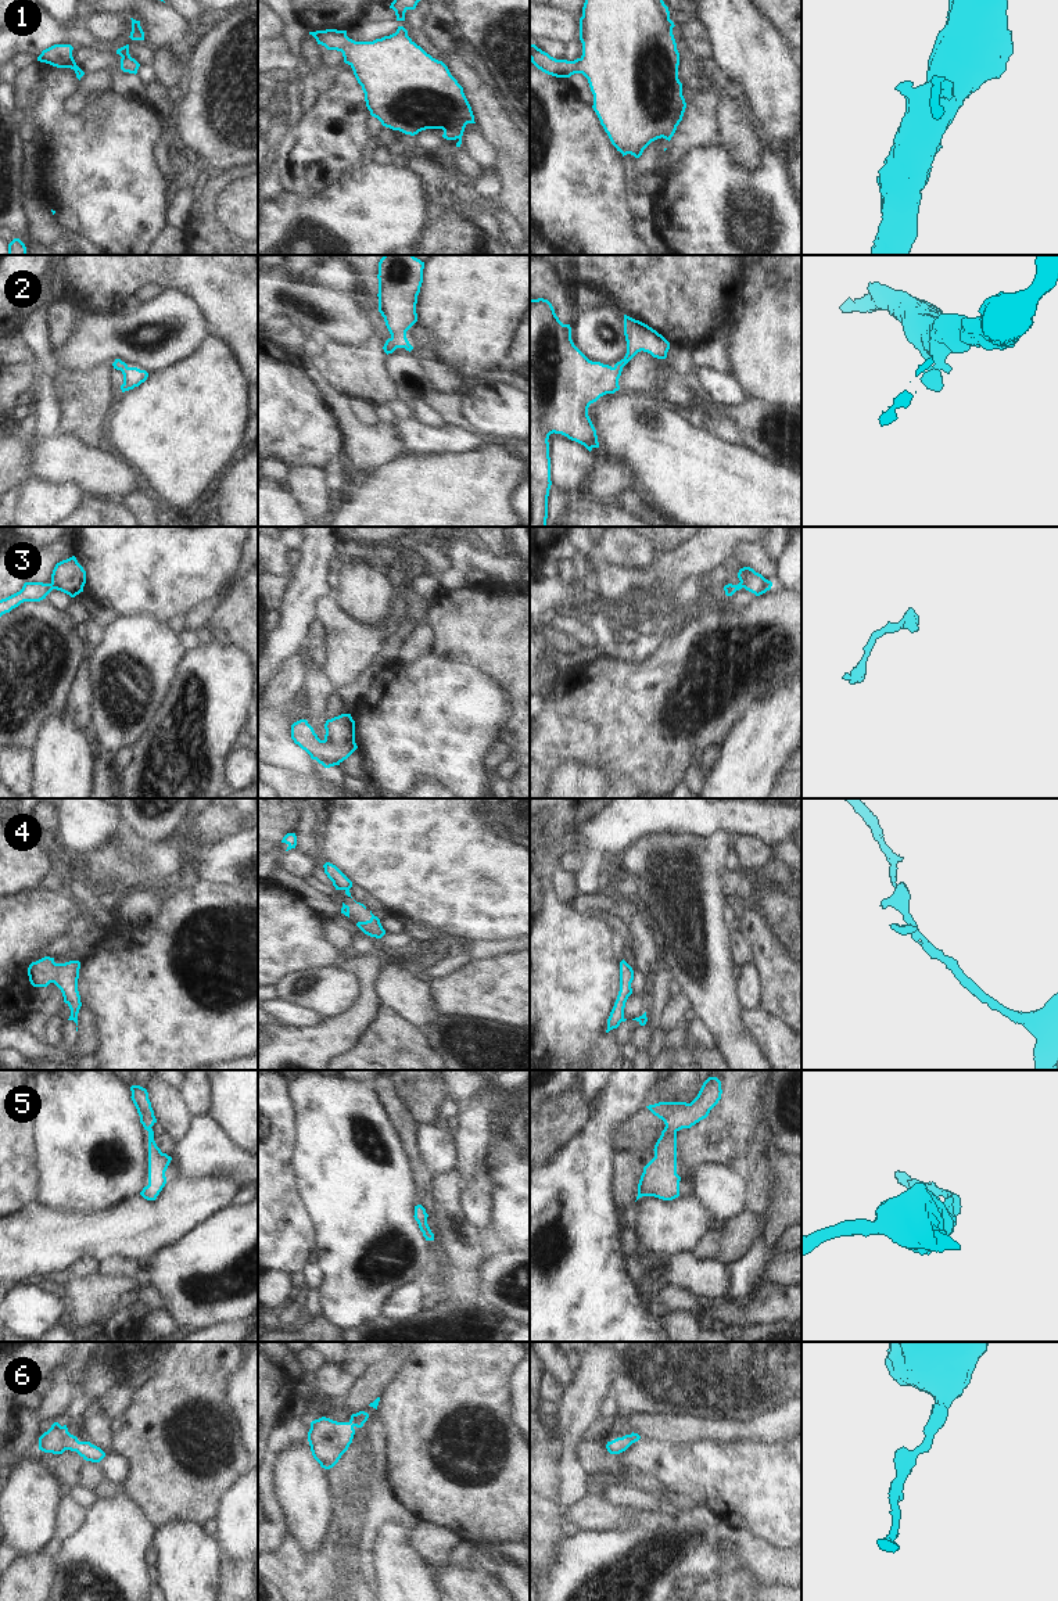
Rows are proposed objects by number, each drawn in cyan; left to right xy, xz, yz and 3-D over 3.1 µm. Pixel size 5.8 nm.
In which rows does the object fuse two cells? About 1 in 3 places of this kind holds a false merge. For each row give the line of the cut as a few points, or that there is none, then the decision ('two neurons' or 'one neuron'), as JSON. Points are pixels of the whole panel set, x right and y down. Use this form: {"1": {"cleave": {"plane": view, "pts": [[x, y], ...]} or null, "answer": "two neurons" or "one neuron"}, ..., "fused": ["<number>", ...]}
{"1": {"cleave": null, "answer": "one neuron"}, "2": {"cleave": null, "answer": "one neuron"}, "3": {"cleave": null, "answer": "one neuron"}, "4": {"cleave": {"plane": "xy", "pts": [[74, 1019], [76, 1020]]}, "answer": "two neurons"}, "5": {"cleave": null, "answer": "one neuron"}, "6": {"cleave": null, "answer": "one neuron"}, "fused": ["4"]}

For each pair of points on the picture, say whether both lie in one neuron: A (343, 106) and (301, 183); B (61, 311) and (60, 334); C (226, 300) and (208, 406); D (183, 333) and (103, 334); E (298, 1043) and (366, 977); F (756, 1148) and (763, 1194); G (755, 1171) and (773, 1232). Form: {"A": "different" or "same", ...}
{"A": "same", "B": "same", "C": "different", "D": "same", "E": "same", "F": "same", "G": "different"}

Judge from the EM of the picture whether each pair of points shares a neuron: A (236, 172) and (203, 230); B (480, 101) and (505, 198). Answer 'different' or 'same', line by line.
A: same
B: same

